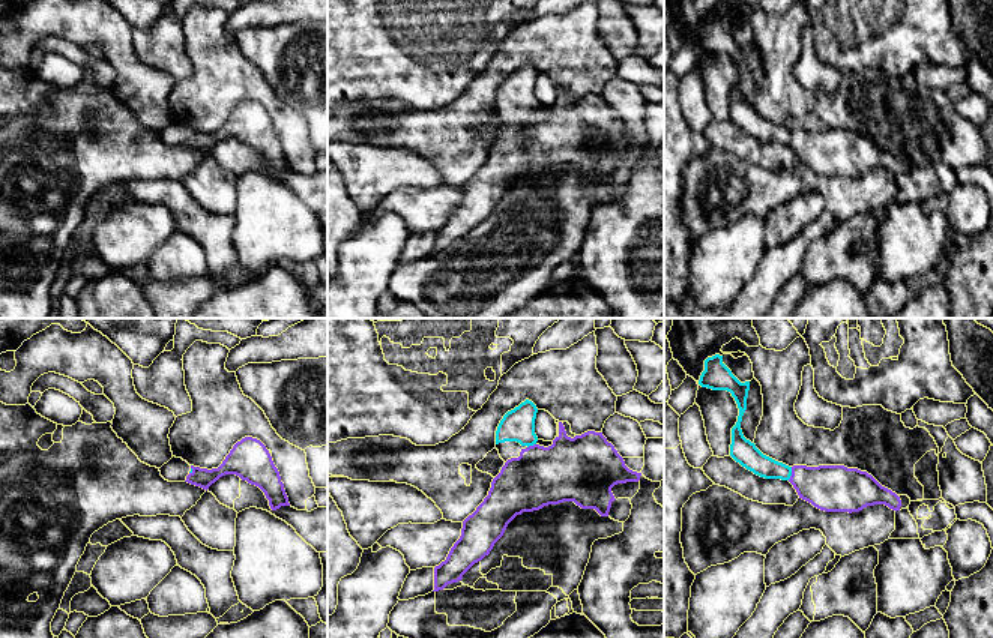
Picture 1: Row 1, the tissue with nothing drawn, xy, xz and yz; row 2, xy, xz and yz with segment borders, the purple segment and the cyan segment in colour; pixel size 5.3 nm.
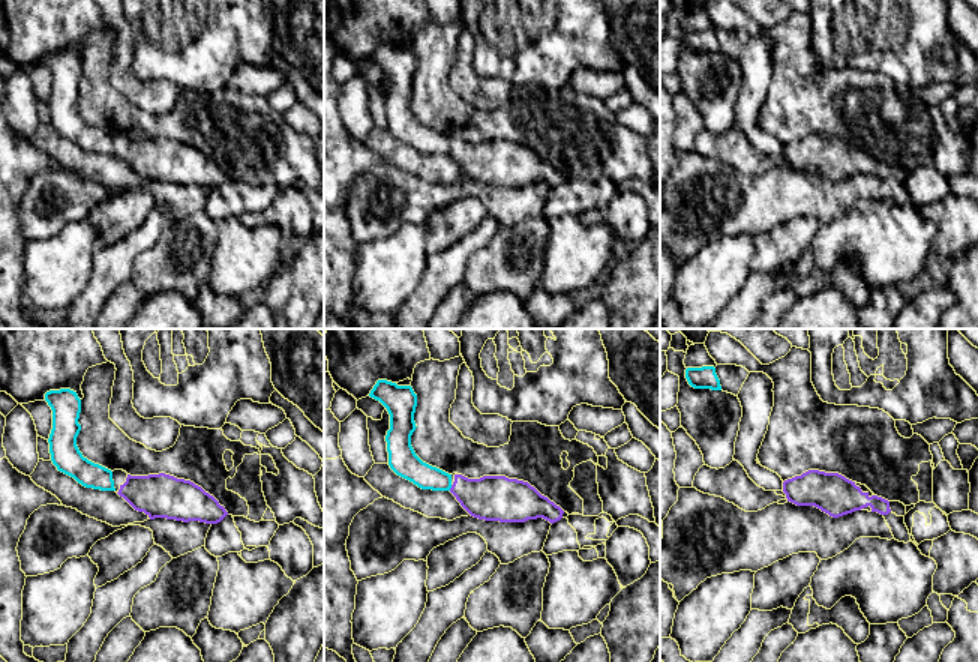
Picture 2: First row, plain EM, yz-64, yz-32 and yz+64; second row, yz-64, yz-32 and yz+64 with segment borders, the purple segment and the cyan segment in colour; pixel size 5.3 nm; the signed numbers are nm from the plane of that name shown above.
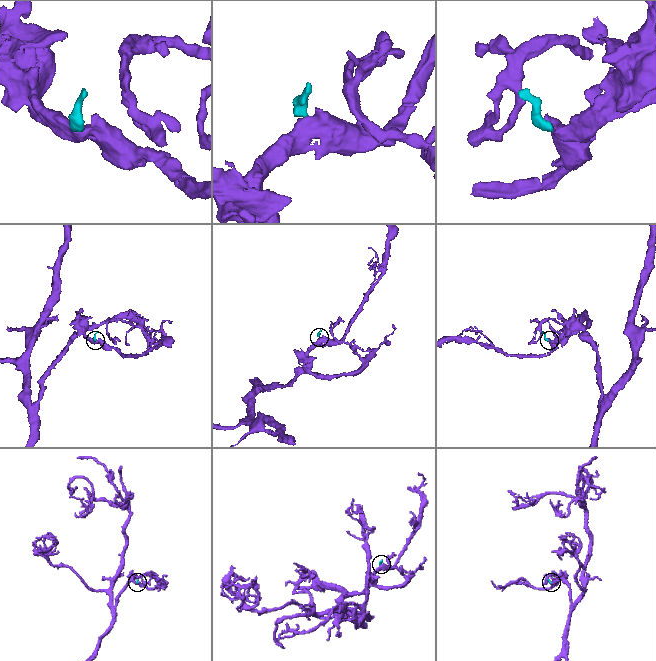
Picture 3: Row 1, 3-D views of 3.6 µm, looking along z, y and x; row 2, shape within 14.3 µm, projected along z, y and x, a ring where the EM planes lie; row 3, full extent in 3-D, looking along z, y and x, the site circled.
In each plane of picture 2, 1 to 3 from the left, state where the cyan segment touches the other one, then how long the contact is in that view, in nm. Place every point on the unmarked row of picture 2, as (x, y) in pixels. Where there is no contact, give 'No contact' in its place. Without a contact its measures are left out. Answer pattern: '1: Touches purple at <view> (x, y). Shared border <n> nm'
1: No contact
2: Touches purple at yz-32 (450, 152). Shared border 40 nm
3: No contact

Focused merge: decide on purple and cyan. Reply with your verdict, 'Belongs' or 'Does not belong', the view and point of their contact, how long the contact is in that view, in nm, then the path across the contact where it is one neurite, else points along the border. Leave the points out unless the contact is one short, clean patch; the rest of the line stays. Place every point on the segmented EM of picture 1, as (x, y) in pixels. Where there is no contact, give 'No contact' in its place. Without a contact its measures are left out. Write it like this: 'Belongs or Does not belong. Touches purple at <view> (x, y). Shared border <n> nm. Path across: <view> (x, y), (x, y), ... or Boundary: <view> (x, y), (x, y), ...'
Belongs. Touches purple at yz (792, 473). Shared border 80 nm. Path across: yz (833, 488), (814, 485), (792, 473), (768, 469), (750, 457)

